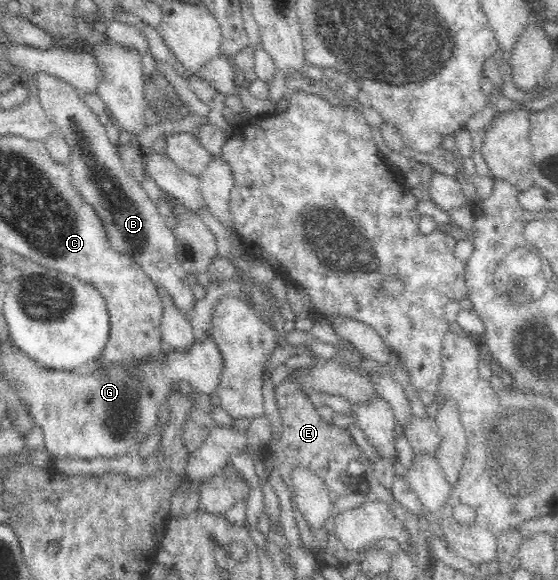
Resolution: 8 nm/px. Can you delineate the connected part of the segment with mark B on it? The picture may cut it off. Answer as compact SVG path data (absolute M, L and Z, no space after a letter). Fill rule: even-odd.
M44 72L37 73L36 79L45 119L49 119L53 129L63 136L69 146L71 154L66 164L71 181L81 198L98 214L111 249L119 255L130 256L158 290L171 293L175 305L186 313L193 308L194 300L192 289L183 284L187 272L177 260L173 232L165 227L154 202L140 182L123 169L116 148L107 137L106 126L100 124L98 116L85 106L69 83Z

